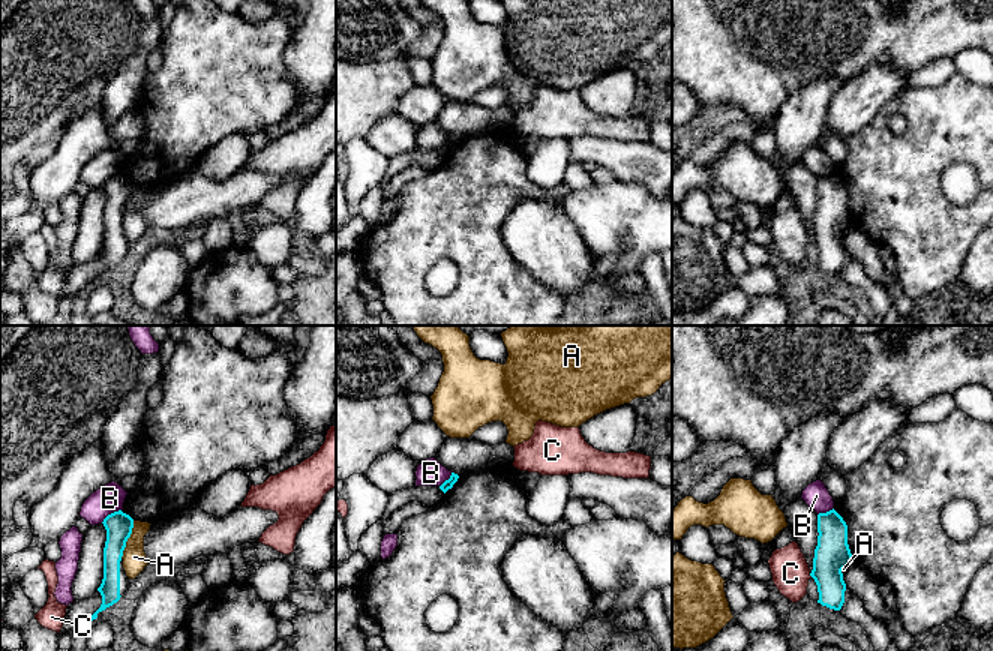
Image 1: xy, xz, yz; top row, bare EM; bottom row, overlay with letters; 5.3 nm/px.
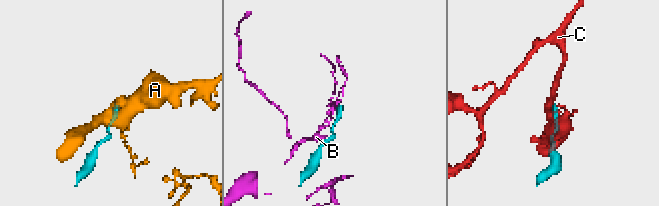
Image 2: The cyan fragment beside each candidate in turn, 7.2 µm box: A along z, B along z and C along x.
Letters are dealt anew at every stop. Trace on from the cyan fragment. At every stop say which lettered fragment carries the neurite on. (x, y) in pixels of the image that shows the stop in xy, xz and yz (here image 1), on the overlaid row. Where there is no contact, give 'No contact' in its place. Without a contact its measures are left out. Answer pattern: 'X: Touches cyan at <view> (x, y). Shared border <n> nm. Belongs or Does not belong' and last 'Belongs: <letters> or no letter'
A: Touches cyan at xy (126, 540). Shared border 220 nm. Does not belong
B: Touches cyan at xy (111, 513). Shared border 130 nm. Does not belong
C: Touches cyan at yz (810, 575). Shared border 30 nm. Does not belong
Belongs: no letter

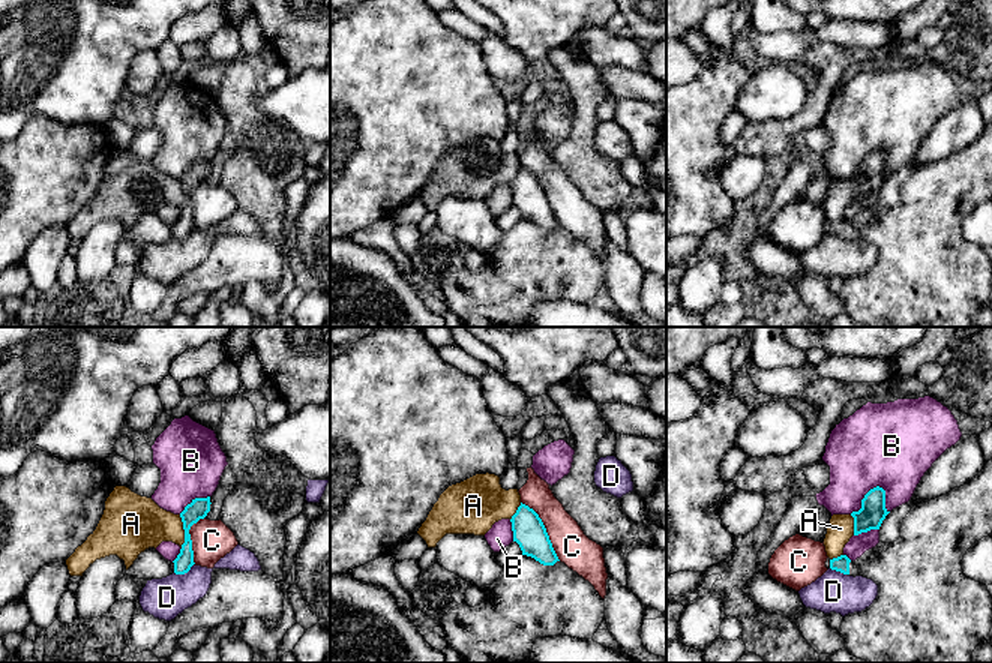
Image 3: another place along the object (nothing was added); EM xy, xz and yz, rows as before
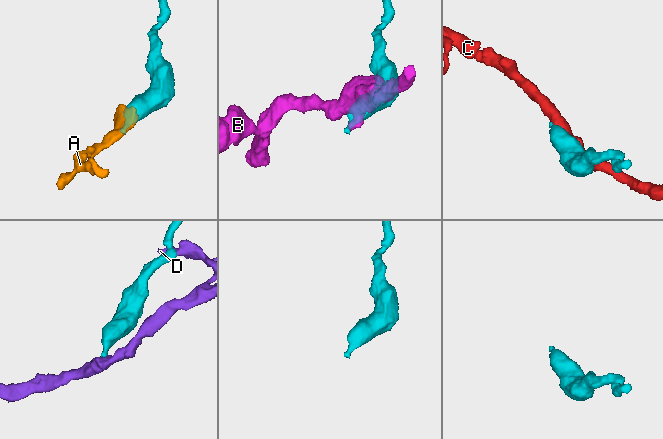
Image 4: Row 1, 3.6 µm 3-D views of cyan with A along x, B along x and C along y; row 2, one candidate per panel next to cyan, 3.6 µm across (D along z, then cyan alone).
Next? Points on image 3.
A: Touches cyan at xy (185, 531). Shared border 180 nm. Does not belong
B: Touches cyan at yz (865, 497). Shared border 240 nm. Does not belong
C: Touches cyan at xz (545, 530). Shared border 380 nm. Does not belong
D: Touches cyan at xy (185, 572). Shared border 130 nm. Does not belong
Belongs: no letter

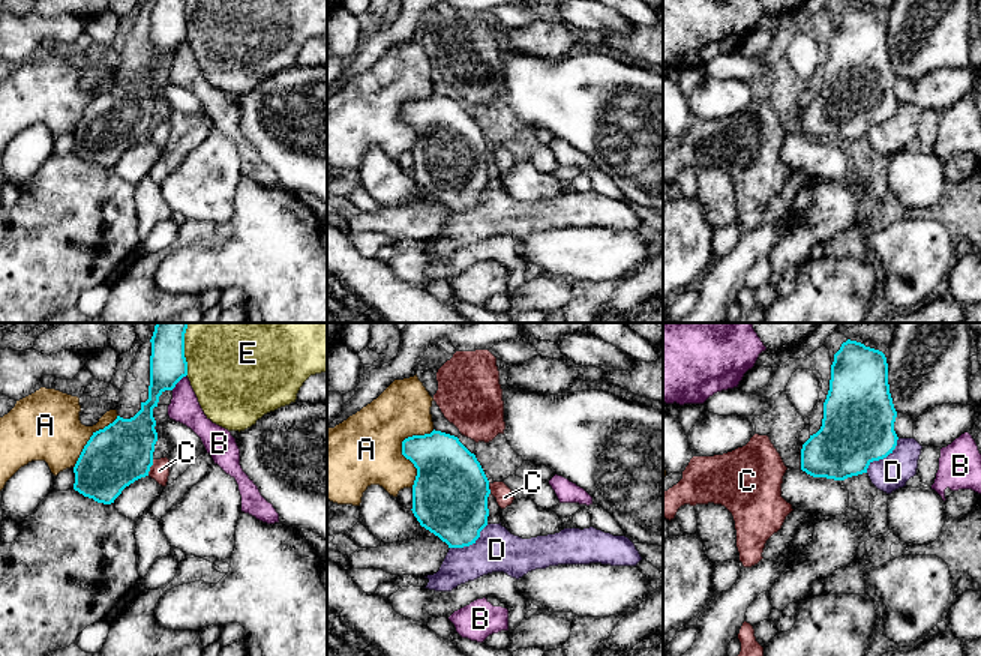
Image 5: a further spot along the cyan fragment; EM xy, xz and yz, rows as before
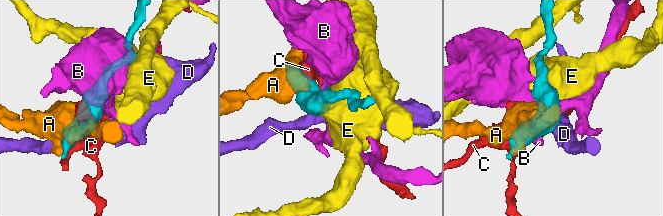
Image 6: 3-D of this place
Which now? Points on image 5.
A: Touches cyan at xz (402, 449). Shared border 340 nm. Does not belong
B: Touches cyan at xy (179, 380). Shared border 120 nm. Does not belong
C: Touches cyan at xy (150, 466). Shared border 90 nm. Does not belong
D: Touches cyan at yz (882, 458). Shared border 260 nm. Does not belong
E: Touches cyan at xy (183, 349). Shared border 280 nm. Does not belong
Belongs: no letter

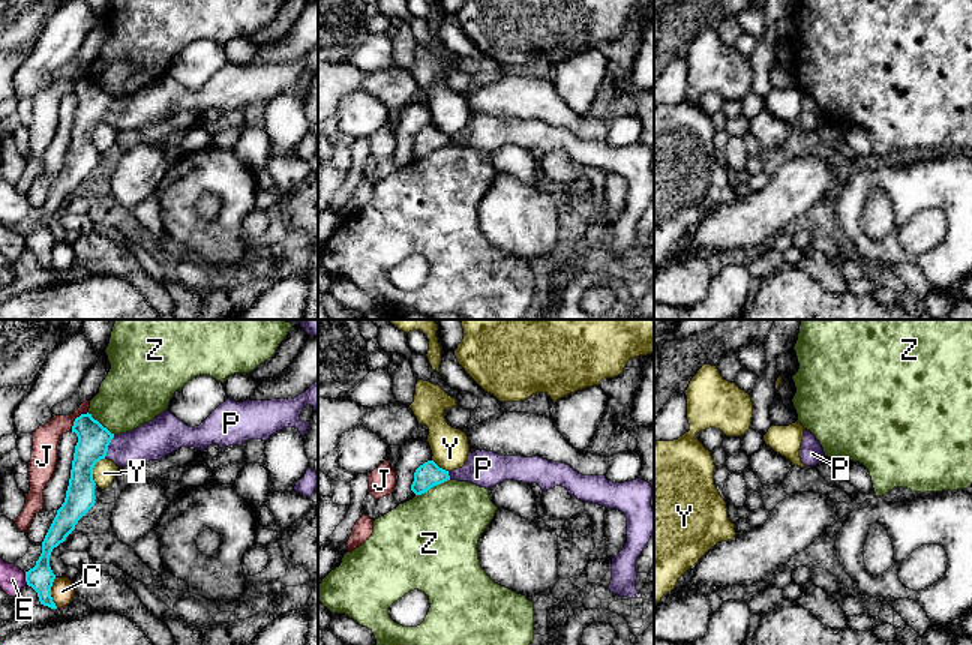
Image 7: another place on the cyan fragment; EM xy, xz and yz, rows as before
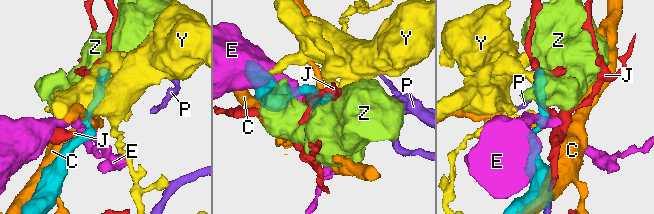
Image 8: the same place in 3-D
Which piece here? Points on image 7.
C: Touches cyan at xy (50, 593). Shared border 170 nm. Does not belong
E: Touches cyan at xy (26, 579). Shared border 70 nm. Does not belong
J: Touches cyan at xy (75, 419). Shared border 140 nm. Does not belong
P: Touches cyan at xy (107, 447). Shared border 140 nm. Belongs
Y: Touches cyan at xy (92, 470). Shared border 150 nm. Does not belong
Z: Touches cyan at xz (432, 486). Shared border 200 nm. Does not belong
Belongs: P

